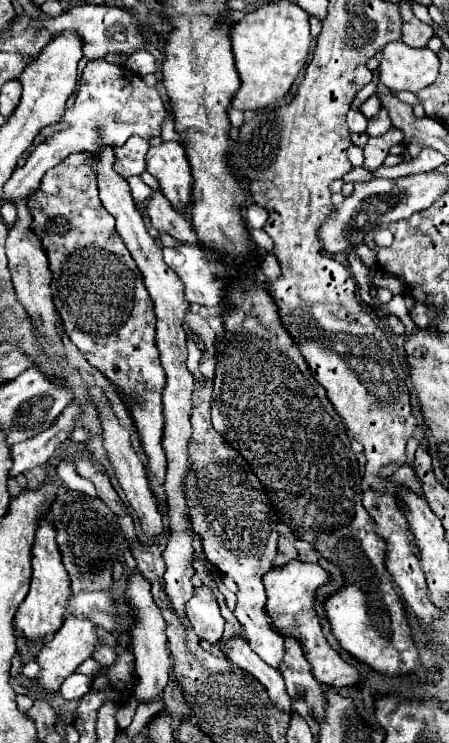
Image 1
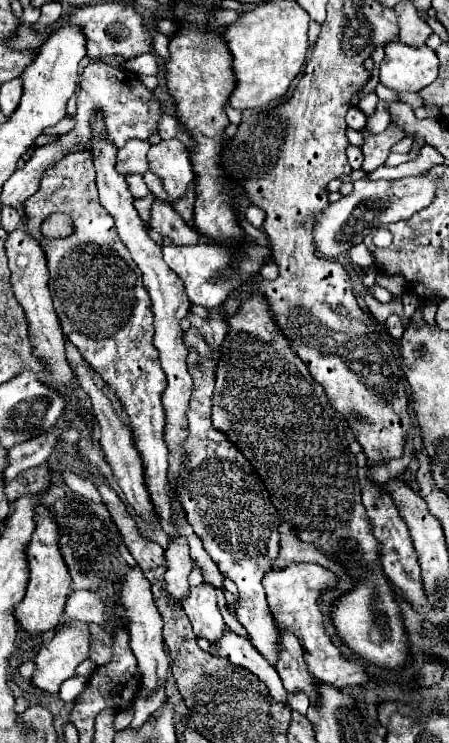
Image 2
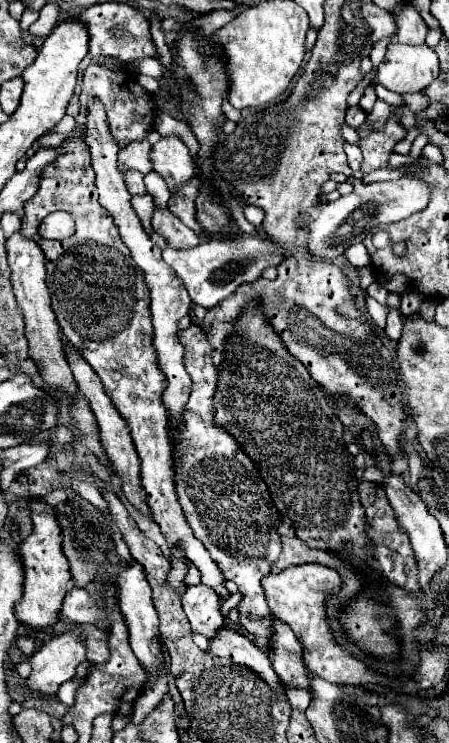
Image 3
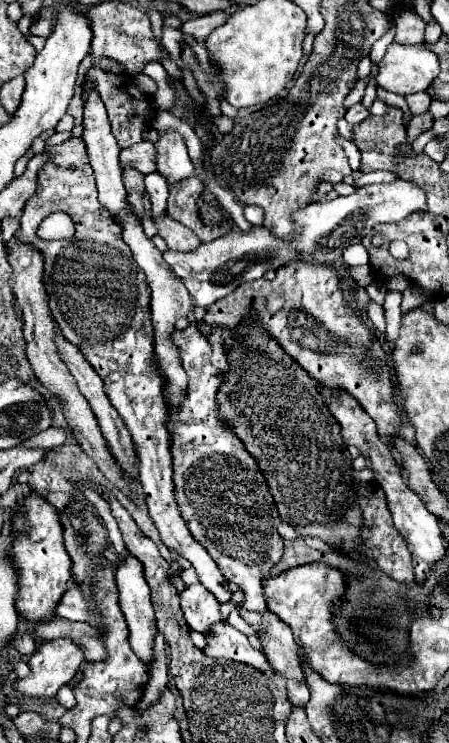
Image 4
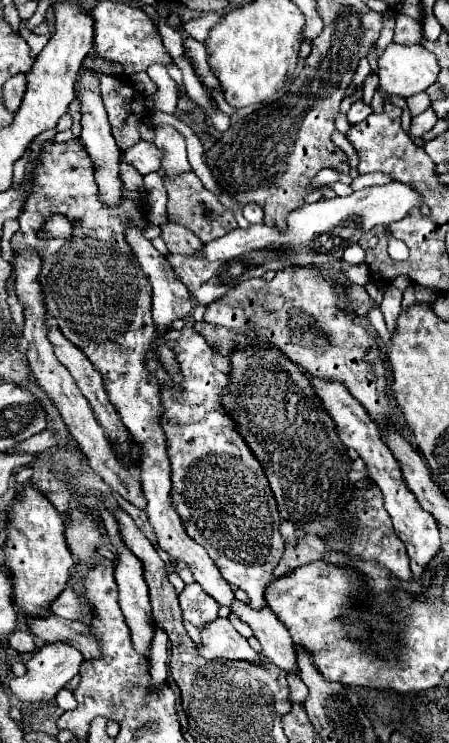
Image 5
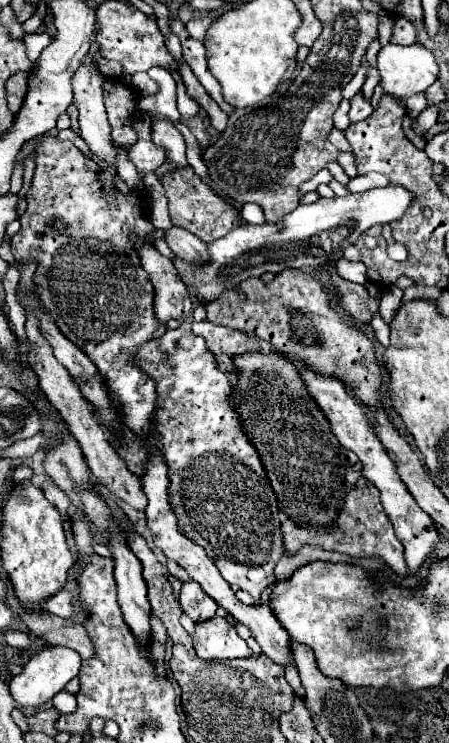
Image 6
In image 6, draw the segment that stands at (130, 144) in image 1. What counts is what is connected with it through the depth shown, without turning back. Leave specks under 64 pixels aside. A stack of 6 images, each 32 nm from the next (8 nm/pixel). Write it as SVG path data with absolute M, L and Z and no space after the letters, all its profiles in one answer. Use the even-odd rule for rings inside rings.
M138 140L128 150L128 160L138 168L140 174L156 172L164 164L164 148L158 148L148 140Z

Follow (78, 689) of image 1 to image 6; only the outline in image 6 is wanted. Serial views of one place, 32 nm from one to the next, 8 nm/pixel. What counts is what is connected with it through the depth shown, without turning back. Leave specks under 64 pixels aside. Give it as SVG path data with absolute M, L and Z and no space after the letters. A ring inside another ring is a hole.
M62 690L52 702L54 702L54 708L60 710L60 714L68 714L68 712L76 710L76 698L74 698L74 694L70 694L66 690Z

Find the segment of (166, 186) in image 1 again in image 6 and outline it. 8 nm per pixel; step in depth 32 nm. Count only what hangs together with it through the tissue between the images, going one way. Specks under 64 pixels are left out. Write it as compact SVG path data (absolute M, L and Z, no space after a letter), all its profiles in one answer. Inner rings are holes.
M168 120L152 122L152 142L166 150L166 162L174 164L174 170L188 168L184 136Z

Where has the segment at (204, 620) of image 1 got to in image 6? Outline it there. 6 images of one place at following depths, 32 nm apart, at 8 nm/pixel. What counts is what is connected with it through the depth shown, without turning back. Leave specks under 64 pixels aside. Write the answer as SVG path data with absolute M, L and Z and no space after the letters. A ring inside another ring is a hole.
M186 582L182 586L180 606L182 606L184 614L194 624L200 624L200 622L210 620L212 616L216 616L216 610L218 610L218 604L196 582Z

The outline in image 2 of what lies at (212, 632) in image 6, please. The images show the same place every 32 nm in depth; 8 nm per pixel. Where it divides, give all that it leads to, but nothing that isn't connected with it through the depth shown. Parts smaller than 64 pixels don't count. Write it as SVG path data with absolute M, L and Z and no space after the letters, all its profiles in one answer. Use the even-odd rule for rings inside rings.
M230 632L230 634L224 634L220 640L216 640L212 646L214 646L216 654L228 658L236 666L242 666L242 668L250 670L258 680L262 680L268 686L270 696L278 704L288 706L288 694L284 690L284 684L282 684L276 668L272 664L268 664L256 652L256 648L252 648L252 644L246 638Z

